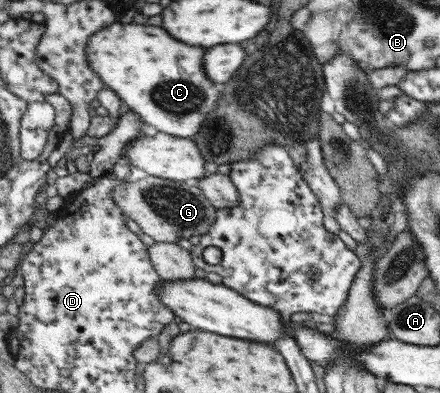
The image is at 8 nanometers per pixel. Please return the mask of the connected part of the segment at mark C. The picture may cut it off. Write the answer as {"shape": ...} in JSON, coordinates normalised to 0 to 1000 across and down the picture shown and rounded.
{"shape":[[[273,53],[232,71],[207,94],[198,115],[198,148],[207,173],[232,198],[243,226],[259,229],[277,249],[293,282],[309,285],[350,336],[432,354],[441,354],[468,323],[468,303],[495,277],[500,252],[509,247],[505,216],[477,204],[464,181],[464,135],[464,120],[432,120],[423,109],[409,109],[391,99],[386,84],[368,69],[309,59],[286,64]]]}

